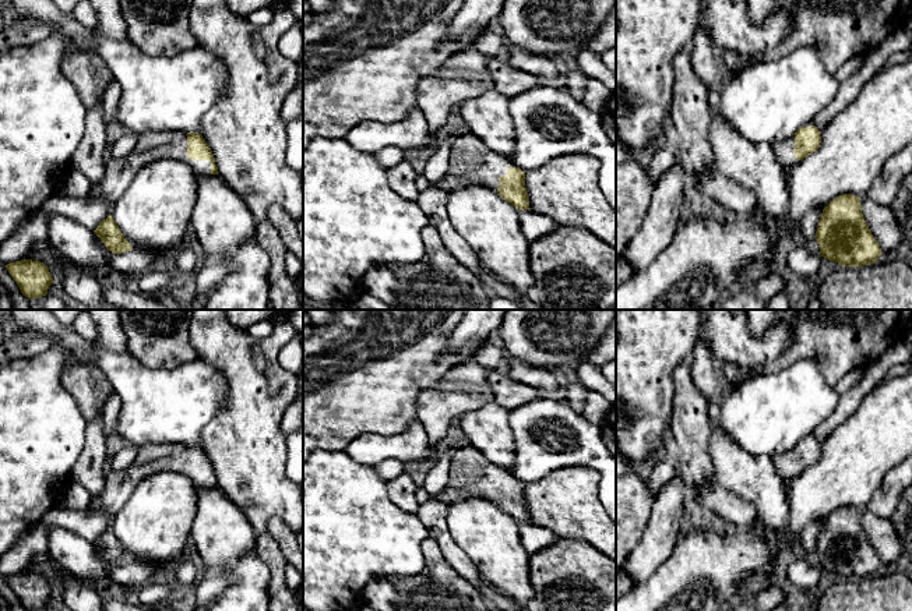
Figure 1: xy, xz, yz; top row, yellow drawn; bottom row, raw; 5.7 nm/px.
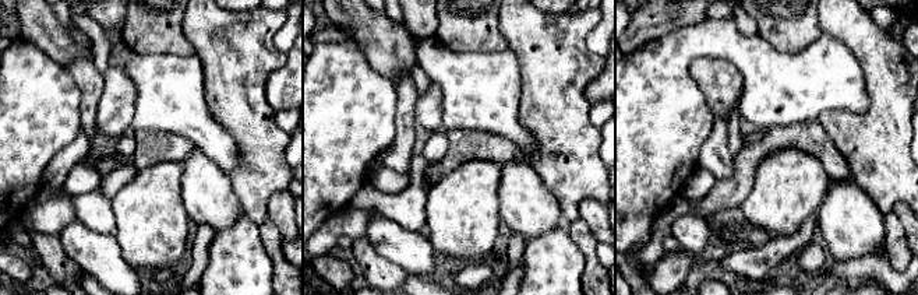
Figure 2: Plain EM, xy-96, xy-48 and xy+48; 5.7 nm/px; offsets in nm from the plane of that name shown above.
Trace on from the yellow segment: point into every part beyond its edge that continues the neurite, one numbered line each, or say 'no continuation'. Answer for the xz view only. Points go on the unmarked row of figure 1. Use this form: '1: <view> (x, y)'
1: xz (471, 474)

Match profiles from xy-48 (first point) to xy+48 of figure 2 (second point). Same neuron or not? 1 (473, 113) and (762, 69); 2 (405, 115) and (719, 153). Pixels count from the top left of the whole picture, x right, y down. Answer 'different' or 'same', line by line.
1: same
2: same

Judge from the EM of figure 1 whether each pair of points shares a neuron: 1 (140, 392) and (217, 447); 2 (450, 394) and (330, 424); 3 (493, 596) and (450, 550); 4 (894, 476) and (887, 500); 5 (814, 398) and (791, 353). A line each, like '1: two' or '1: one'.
1: two
2: two
3: one
4: one
5: two

